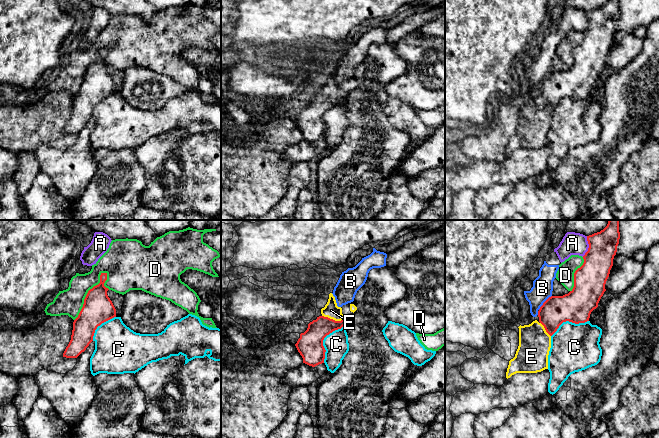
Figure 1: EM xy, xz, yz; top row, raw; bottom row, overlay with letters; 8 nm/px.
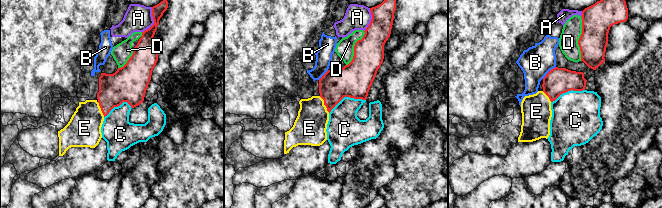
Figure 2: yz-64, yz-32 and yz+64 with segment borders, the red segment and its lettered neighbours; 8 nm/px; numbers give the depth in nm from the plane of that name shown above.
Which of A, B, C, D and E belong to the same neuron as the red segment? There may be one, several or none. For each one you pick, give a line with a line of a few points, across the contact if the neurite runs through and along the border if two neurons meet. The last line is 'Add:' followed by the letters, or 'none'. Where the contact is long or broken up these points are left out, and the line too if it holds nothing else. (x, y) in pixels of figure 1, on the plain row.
Add: E

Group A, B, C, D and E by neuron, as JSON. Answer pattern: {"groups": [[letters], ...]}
{"groups": [["A", "B"], ["C"], ["D"], ["E"]]}

